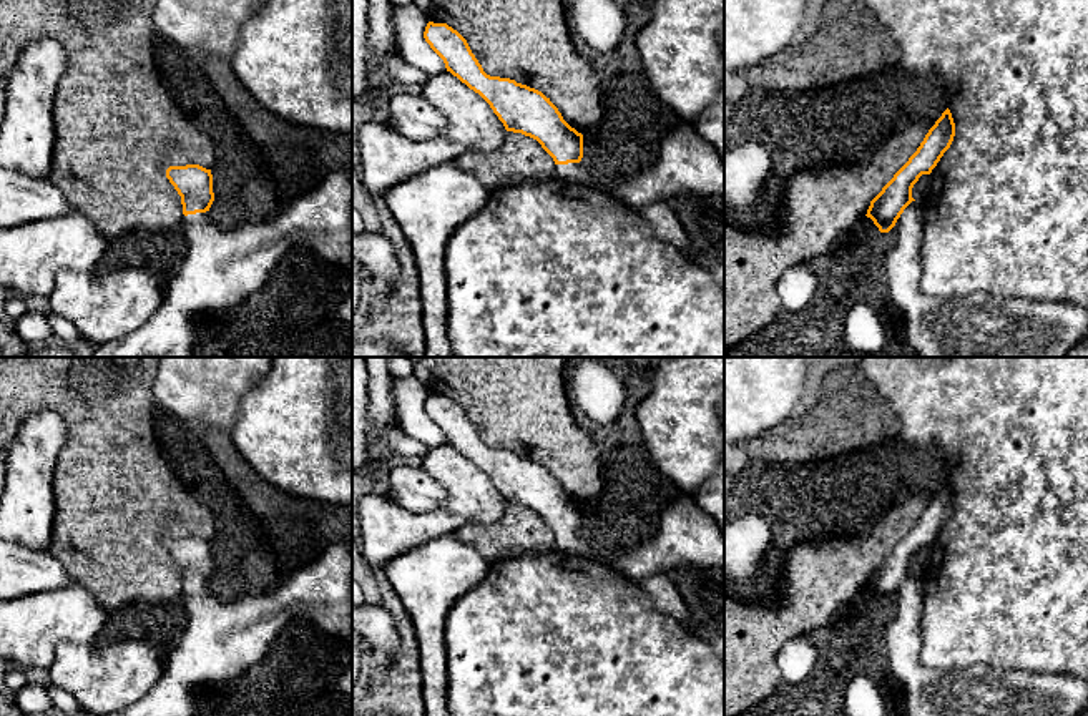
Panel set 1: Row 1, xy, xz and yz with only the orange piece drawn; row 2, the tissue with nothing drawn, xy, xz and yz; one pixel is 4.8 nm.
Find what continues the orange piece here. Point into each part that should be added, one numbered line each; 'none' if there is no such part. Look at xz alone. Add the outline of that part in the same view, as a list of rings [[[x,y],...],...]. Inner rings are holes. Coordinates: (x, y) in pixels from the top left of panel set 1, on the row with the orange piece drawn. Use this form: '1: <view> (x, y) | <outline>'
1: xz (686, 163) | [[[693,125],[671,131],[658,158],[633,176],[596,179],[581,163],[556,164],[555,171],[576,184],[606,188],[636,211],[688,193],[724,198],[724,161]]]

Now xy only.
1: xy (223, 266) | [[[352,169],[326,176],[267,221],[224,228],[209,211],[183,216],[188,251],[161,306],[131,334],[96,346],[91,357],[194,357],[198,321],[261,291],[292,248],[311,248],[350,271],[350,221]]]

